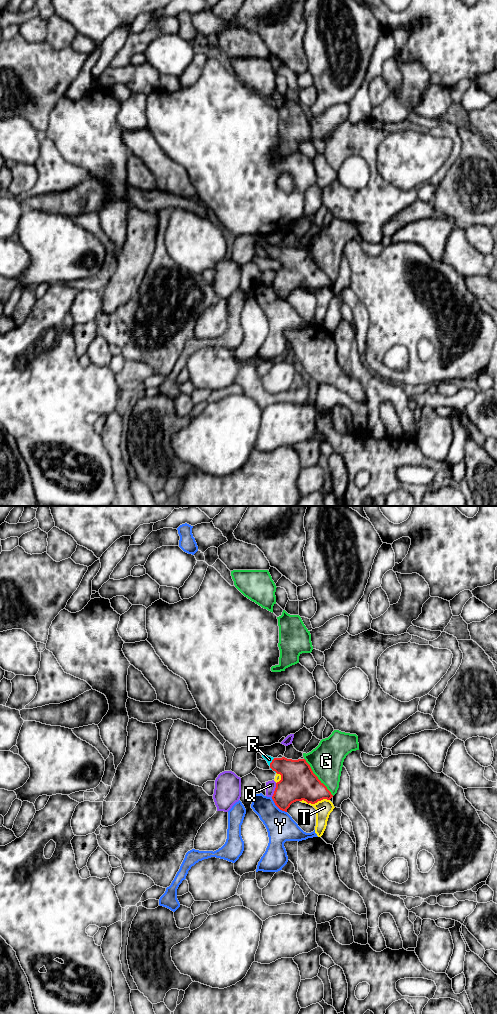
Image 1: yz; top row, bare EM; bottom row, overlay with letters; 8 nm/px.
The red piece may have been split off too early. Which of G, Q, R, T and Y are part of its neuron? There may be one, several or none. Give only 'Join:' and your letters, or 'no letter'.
Join: R

